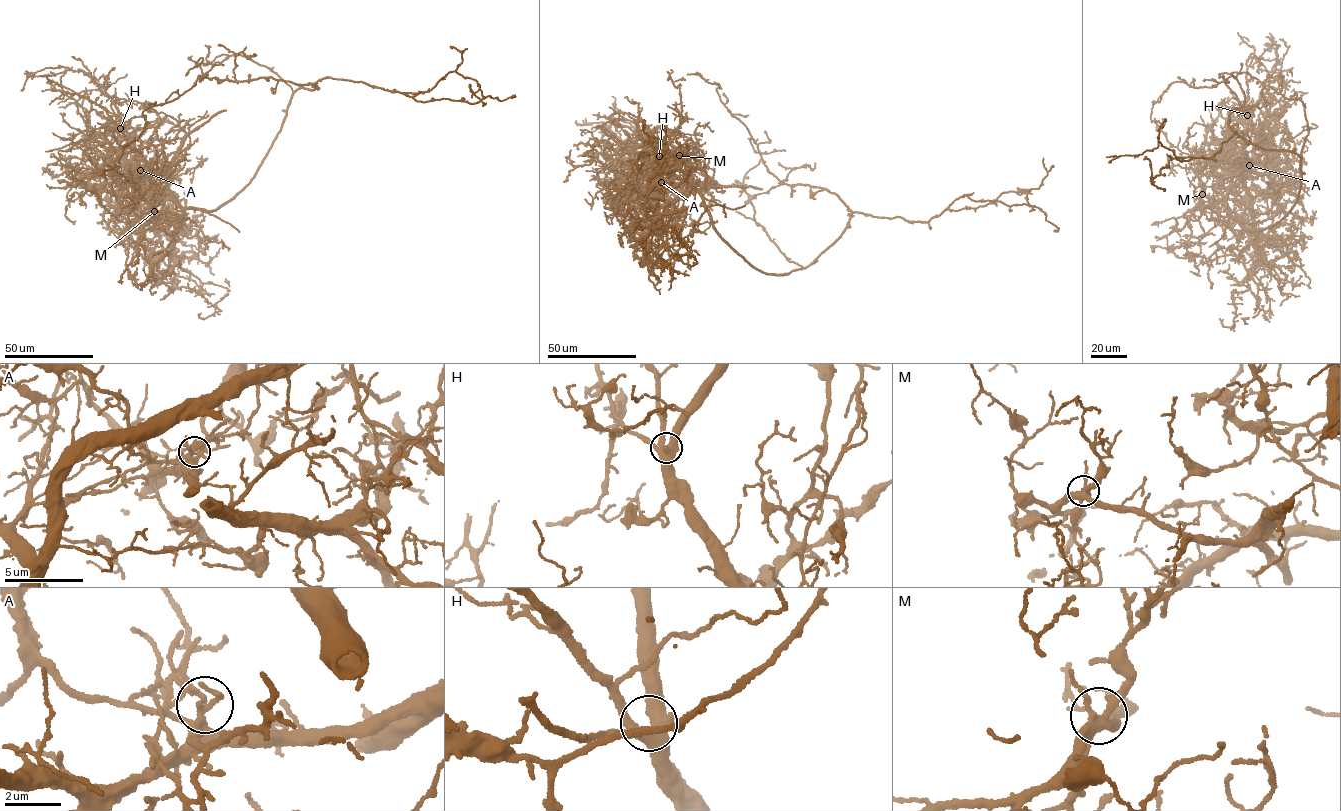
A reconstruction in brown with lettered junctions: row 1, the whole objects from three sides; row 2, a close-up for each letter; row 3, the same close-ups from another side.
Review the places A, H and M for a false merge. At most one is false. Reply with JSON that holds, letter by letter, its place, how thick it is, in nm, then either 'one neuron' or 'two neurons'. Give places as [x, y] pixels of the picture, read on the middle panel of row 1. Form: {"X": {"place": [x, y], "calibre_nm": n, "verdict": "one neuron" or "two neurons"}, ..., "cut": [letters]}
{"A": {"place": [661, 182], "calibre_nm": 200, "verdict": "two neurons"}, "H": {"place": [659, 156], "calibre_nm": 480, "verdict": "one neuron"}, "M": {"place": [679, 155], "calibre_nm": 300, "verdict": "one neuron"}, "cut": ["A"]}

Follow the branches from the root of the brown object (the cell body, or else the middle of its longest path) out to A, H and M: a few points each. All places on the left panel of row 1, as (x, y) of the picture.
A: (272, 146), (251, 181), (211, 212), (182, 207), (140, 170)
H: (272, 146), (251, 181), (228, 202), (208, 212), (183, 208), (157, 189), (149, 168), (129, 145), (120, 128)
M: (272, 146), (251, 181), (211, 212), (183, 208), (166, 200), (154, 211)

